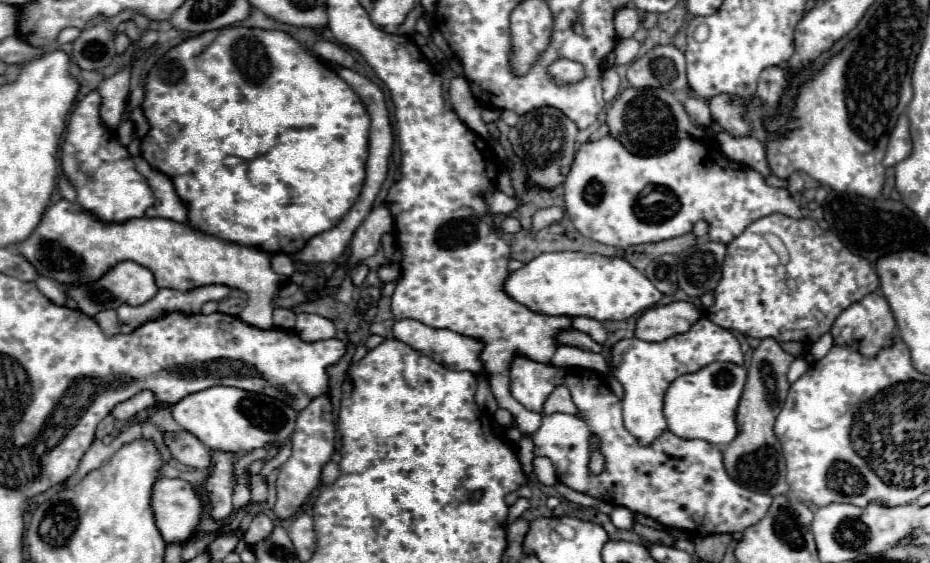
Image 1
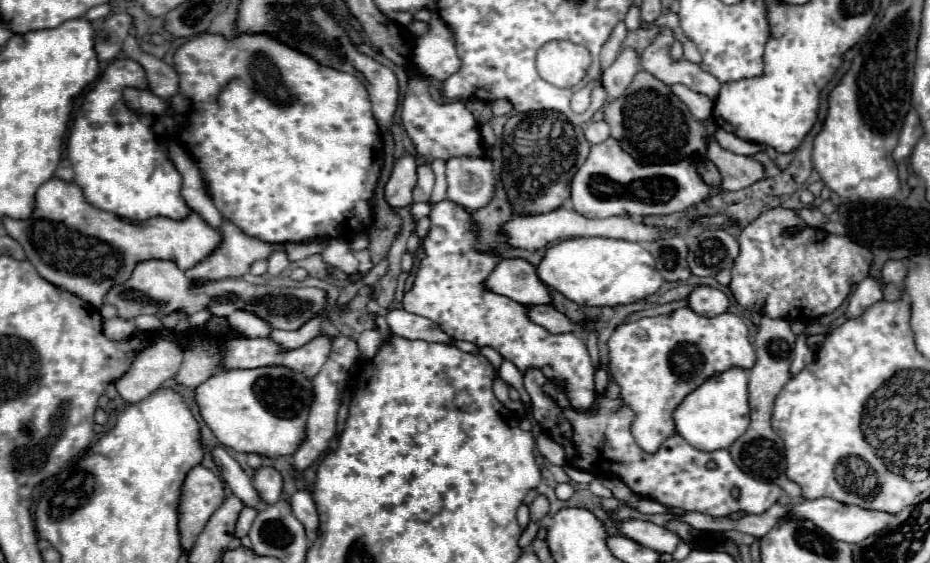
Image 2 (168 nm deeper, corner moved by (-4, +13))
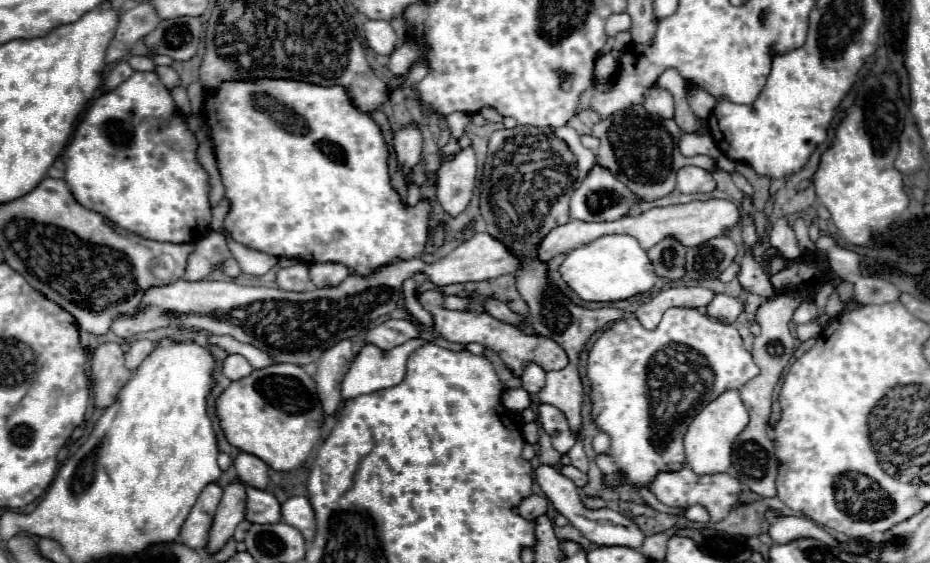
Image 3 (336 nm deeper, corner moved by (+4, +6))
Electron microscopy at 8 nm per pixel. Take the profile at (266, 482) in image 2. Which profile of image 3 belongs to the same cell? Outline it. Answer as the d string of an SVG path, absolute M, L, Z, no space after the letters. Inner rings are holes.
M239 452L237 458L235 458L235 468L237 468L237 474L243 482L249 482L249 486L261 486L263 490L267 488L267 482L269 482L269 468L267 464L253 456L253 454L247 454L247 452Z

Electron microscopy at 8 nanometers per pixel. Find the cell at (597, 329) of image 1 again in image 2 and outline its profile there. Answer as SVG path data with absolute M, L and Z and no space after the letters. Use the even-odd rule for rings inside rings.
M503 259L487 279L487 287L523 305L549 305L551 293L533 273L527 259Z

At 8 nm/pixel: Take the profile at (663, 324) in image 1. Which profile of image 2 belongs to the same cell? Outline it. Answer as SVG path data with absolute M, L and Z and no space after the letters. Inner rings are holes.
M699 285L699 287L695 287L695 289L689 293L687 305L689 305L689 309L693 309L697 315L713 317L713 315L721 315L721 313L727 311L727 307L729 307L729 297L727 297L721 289Z

